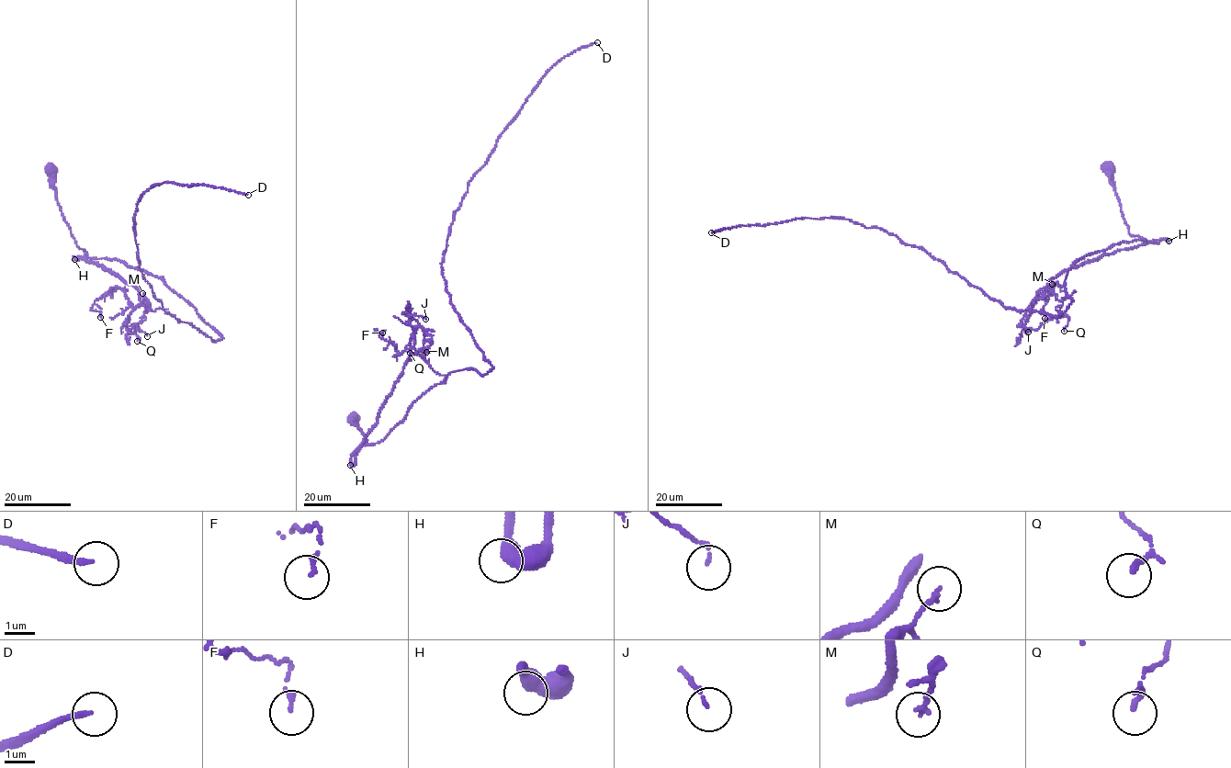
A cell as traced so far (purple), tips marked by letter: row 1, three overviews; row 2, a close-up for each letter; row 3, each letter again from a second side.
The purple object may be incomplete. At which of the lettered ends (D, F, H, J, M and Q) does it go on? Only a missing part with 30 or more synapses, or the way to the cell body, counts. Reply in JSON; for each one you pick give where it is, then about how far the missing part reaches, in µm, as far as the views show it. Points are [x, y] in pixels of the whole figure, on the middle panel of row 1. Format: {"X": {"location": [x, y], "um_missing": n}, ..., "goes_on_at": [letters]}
{"D": {"location": [597, 42], "um_missing": 80}, "goes_on_at": ["D"]}

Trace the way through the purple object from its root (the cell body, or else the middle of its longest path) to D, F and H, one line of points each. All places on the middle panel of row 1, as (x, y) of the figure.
D: (352, 419), (367, 444), (378, 444), (449, 373), (492, 368), (442, 273), (454, 211), (538, 82), (597, 42)
F: (352, 419), (364, 444), (425, 334), (416, 327), (399, 352), (375, 330), (382, 333)
H: (352, 419), (367, 441), (361, 446), (355, 461), (350, 465)

